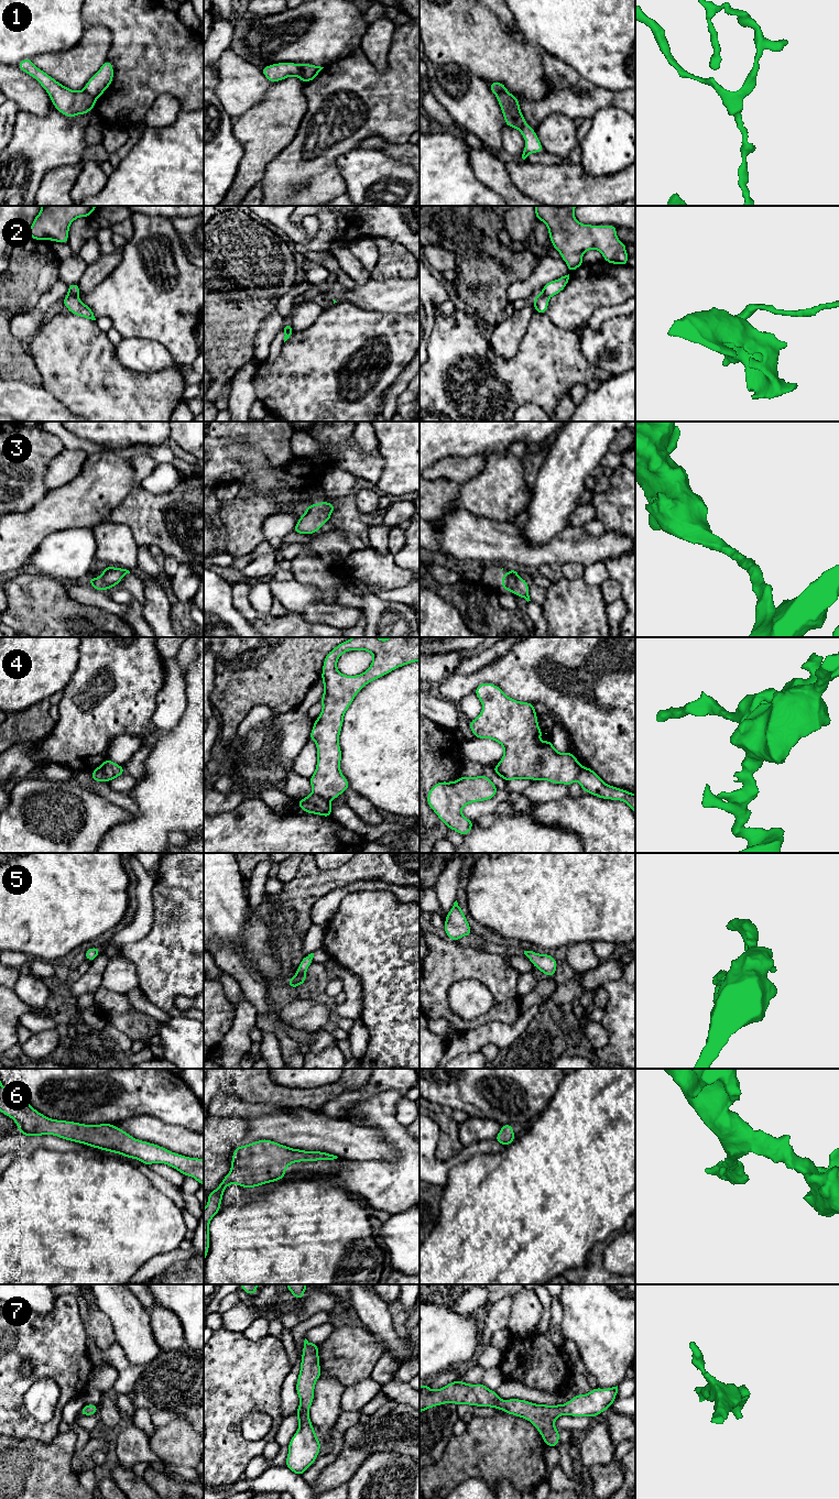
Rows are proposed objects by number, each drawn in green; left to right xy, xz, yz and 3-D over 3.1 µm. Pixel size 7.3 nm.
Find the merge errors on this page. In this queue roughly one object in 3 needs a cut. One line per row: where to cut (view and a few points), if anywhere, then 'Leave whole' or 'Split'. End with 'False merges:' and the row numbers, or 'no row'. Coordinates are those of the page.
1: Split along xz (296, 64), (301, 68), (306, 81). Split
2: Split along xy (67, 293), (77, 296). Split
3: No split. Leave whole
4: Split along xz (313, 792), (328, 801). Split
5: Split along xz (302, 961), (308, 965). Split
6: No split. Leave whole
7: No split. Leave whole
False merges: 1, 2, 4, 5

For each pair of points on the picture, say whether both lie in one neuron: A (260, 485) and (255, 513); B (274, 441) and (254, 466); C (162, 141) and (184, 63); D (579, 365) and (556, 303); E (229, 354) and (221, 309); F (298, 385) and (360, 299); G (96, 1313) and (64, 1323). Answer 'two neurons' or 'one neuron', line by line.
A: two neurons
B: two neurons
C: two neurons
D: two neurons
E: one neuron
F: two neurons
G: two neurons

